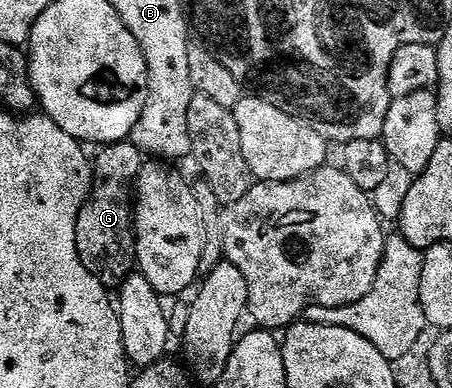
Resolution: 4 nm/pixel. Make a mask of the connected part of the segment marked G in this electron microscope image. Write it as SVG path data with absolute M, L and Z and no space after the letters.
M132 142L107 144L98 152L101 153L98 154L97 160L95 156L92 161L93 190L79 210L79 218L75 226L75 246L86 270L105 288L117 290L127 277L134 275L137 262L137 233L133 226L133 213L135 185L143 163L143 154Z

